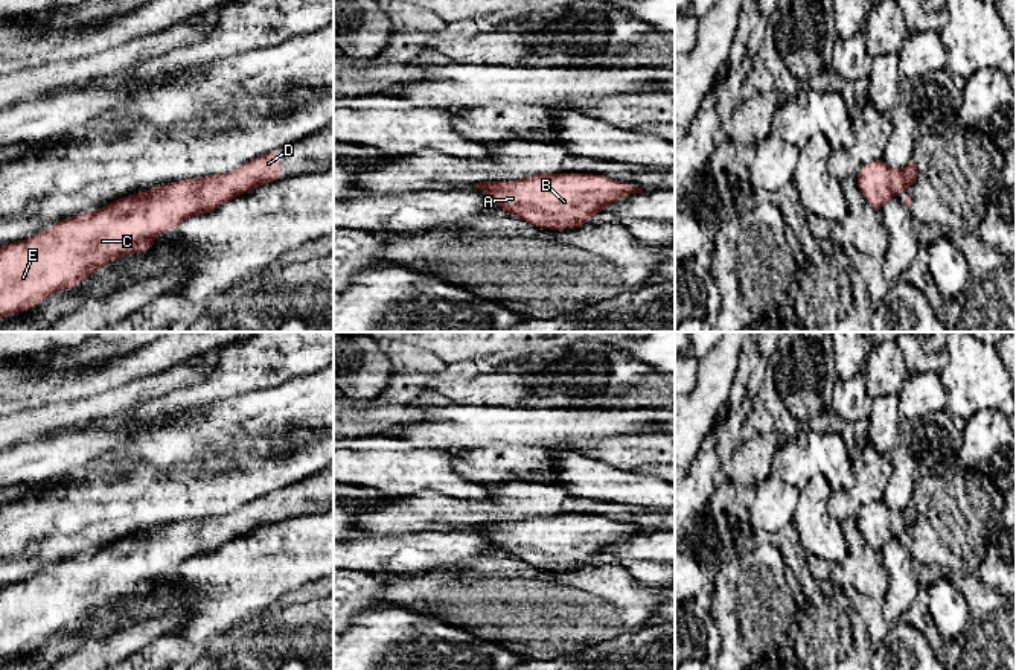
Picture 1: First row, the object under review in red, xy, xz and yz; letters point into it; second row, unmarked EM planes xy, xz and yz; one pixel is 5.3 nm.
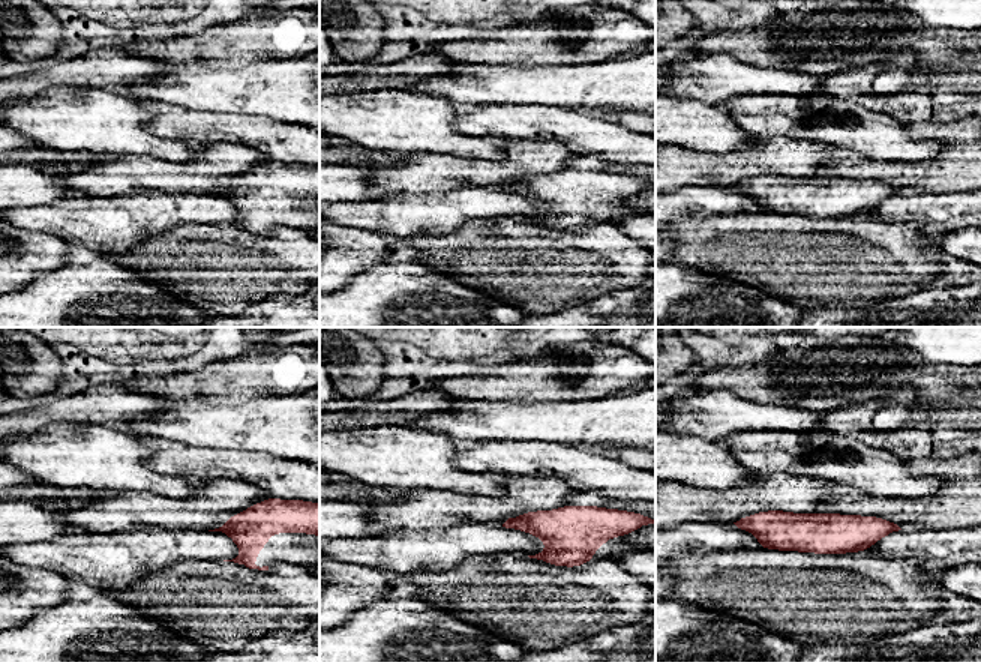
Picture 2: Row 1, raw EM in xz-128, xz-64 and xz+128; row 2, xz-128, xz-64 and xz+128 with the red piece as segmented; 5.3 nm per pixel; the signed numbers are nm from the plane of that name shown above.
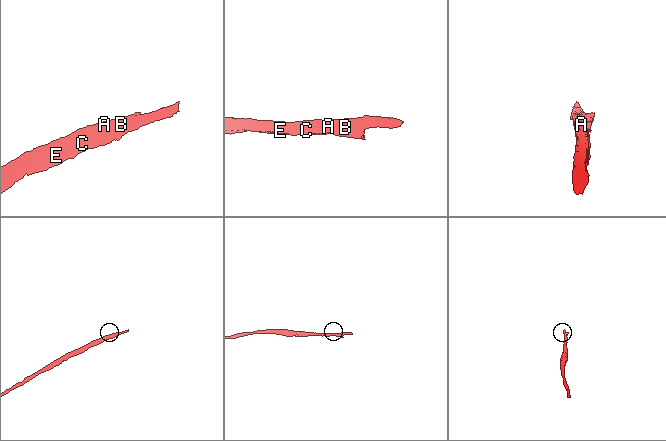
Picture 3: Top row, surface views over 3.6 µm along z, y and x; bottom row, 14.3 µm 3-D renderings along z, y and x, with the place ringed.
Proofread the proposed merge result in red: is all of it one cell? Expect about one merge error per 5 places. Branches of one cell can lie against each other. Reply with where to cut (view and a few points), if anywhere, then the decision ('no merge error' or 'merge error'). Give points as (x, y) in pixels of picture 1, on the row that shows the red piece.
cut none; no merge error

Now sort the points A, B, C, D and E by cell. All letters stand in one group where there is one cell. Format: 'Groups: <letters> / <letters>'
Groups: A B C D E

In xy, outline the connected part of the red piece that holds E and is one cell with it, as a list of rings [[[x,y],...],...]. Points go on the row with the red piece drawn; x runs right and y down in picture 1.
[[[279,149],[265,152],[236,171],[218,175],[171,181],[160,187],[117,198],[91,213],[79,213],[58,221],[30,239],[0,247],[0,318],[40,305],[62,288],[78,288],[104,263],[146,251],[155,239],[193,215],[209,213],[241,193],[282,180]]]

